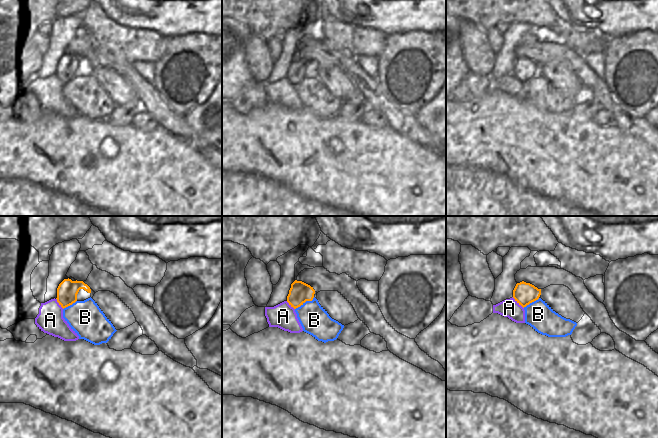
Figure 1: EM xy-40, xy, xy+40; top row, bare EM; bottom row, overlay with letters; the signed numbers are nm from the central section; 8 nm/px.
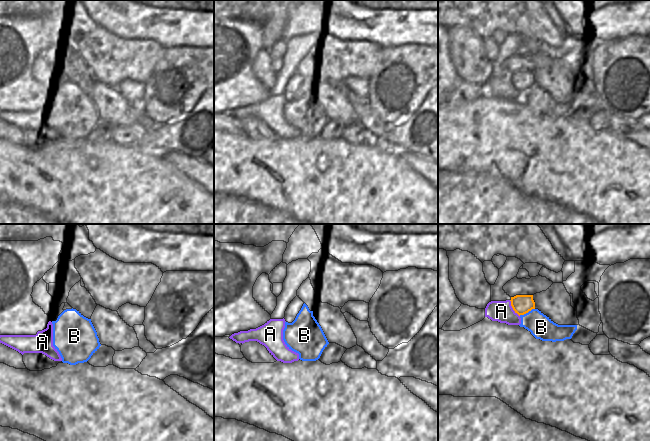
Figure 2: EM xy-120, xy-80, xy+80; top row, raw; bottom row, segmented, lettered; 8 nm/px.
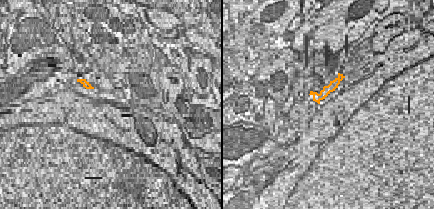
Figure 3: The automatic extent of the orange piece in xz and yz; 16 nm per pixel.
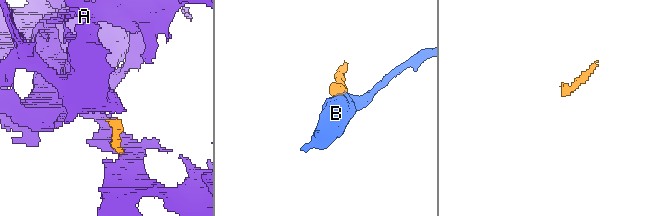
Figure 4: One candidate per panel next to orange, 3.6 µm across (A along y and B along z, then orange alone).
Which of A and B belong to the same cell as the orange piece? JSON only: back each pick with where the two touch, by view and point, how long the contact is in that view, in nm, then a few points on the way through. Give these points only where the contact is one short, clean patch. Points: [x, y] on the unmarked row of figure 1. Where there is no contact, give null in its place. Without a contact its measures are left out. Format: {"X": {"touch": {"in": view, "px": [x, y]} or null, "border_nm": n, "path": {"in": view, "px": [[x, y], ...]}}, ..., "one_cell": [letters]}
{"one_cell": []}

